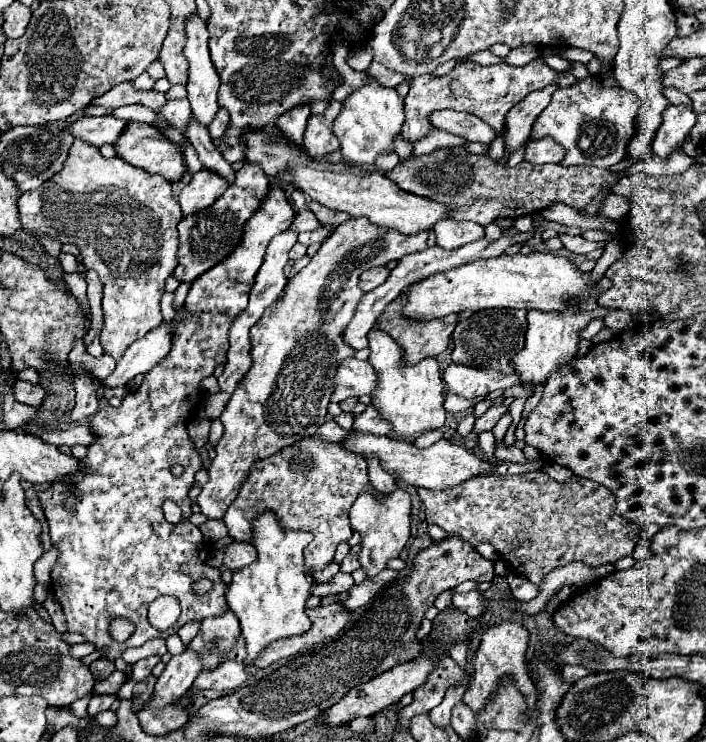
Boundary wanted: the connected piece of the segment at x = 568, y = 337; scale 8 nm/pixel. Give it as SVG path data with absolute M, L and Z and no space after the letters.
M573 303L565 305L565 309L573 309L573 315L567 315L565 311L529 311L527 313L527 321L529 321L527 341L525 341L525 347L517 353L517 357L513 357L513 369L521 373L521 385L529 391L533 391L533 385L545 383L545 379L553 369L559 369L561 365L569 363L569 359L573 359L577 351L577 343L579 343L577 333L591 319L603 317L609 311L605 307L583 311L579 305L573 305Z

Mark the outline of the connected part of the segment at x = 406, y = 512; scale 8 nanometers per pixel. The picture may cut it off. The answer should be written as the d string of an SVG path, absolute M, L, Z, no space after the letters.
M397 487L393 493L385 495L383 499L379 499L373 493L361 493L355 499L349 517L353 529L361 533L359 561L361 567L367 571L367 577L373 577L379 571L383 571L391 557L399 557L401 549L409 541L409 523L411 523L409 515L411 515L411 497L401 487Z

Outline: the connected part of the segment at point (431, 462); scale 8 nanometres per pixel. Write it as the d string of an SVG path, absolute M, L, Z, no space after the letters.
M351 433L351 437L343 443L347 449L351 449L357 455L363 455L363 457L377 455L387 473L391 473L393 477L397 477L399 481L403 481L407 485L425 487L425 489L445 491L459 483L469 481L471 477L489 475L495 469L495 463L491 463L489 459L485 459L485 457L481 459L475 453L471 453L469 449L465 449L463 445L455 445L447 439L437 441L429 449L417 449L417 447L413 447L413 443L407 443L407 441L395 441L395 439L377 437L371 433Z

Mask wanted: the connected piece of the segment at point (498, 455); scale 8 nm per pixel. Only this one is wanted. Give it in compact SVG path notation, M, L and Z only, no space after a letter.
M495 443L495 459L501 461L511 461L511 463L523 463L525 455L521 449L515 445L505 445L505 443Z

